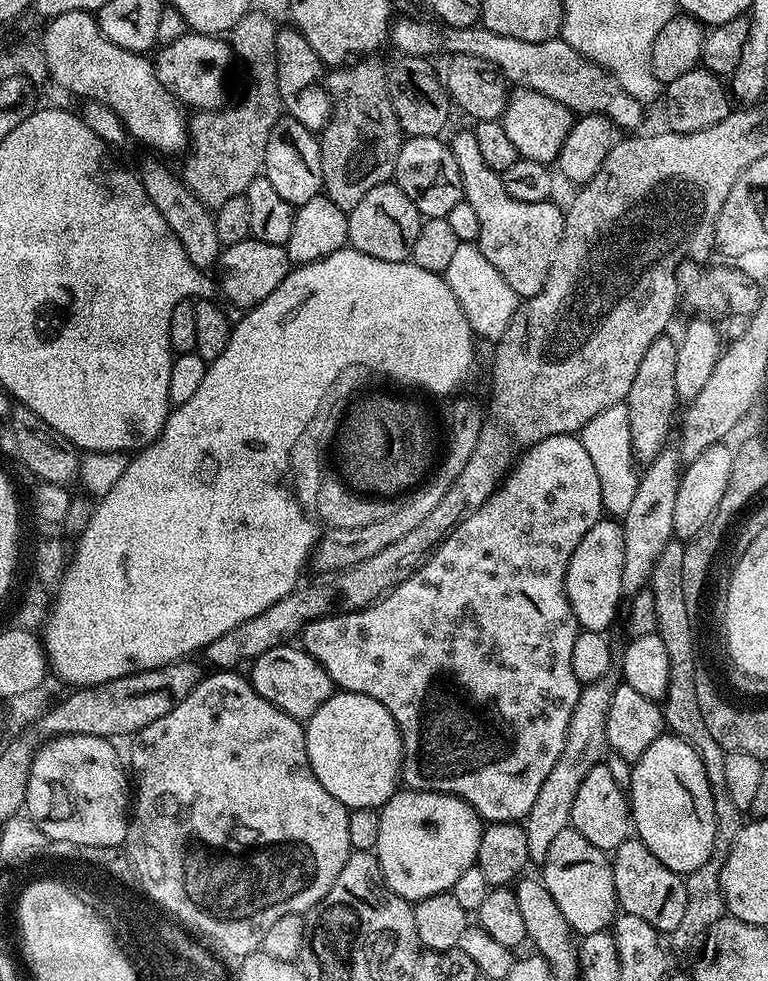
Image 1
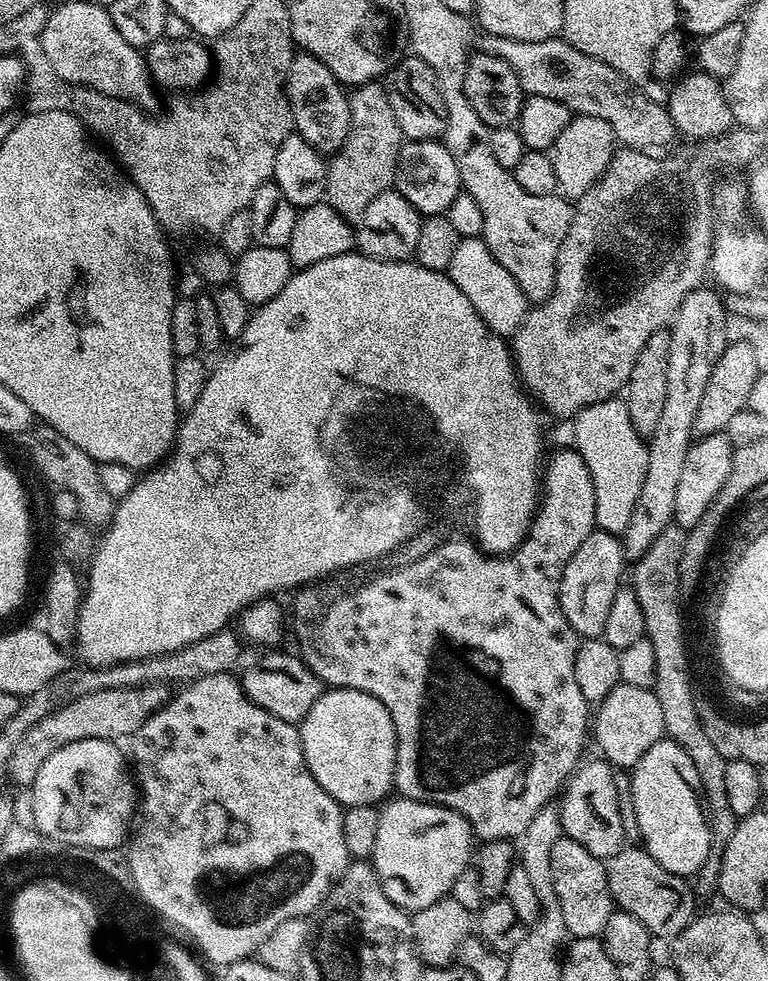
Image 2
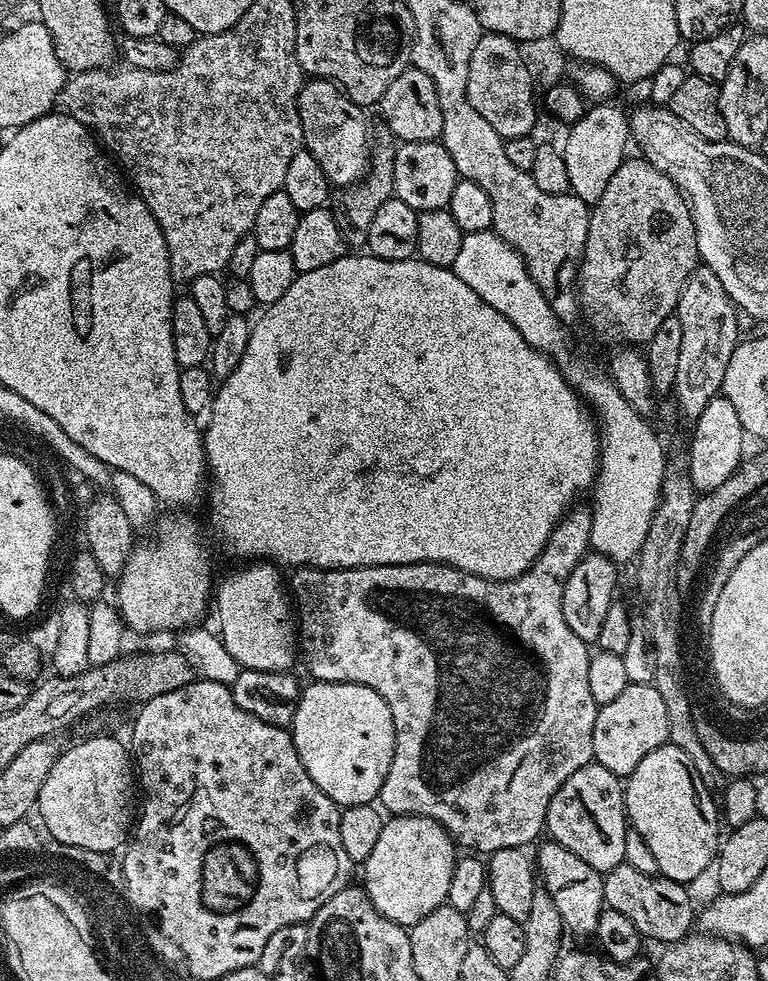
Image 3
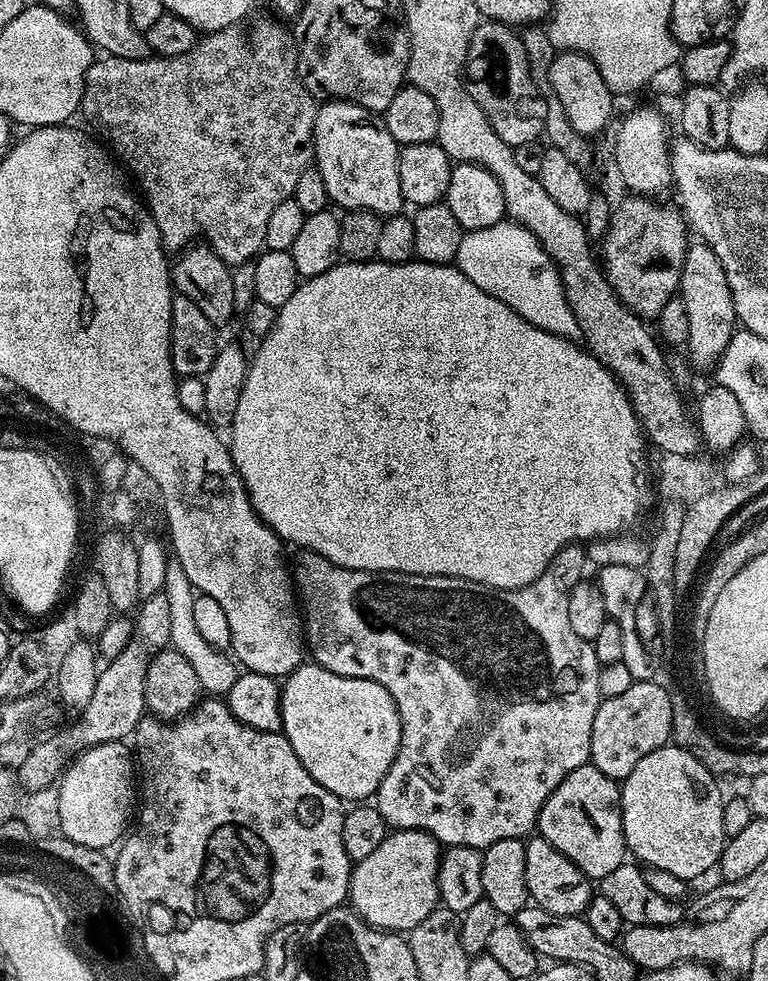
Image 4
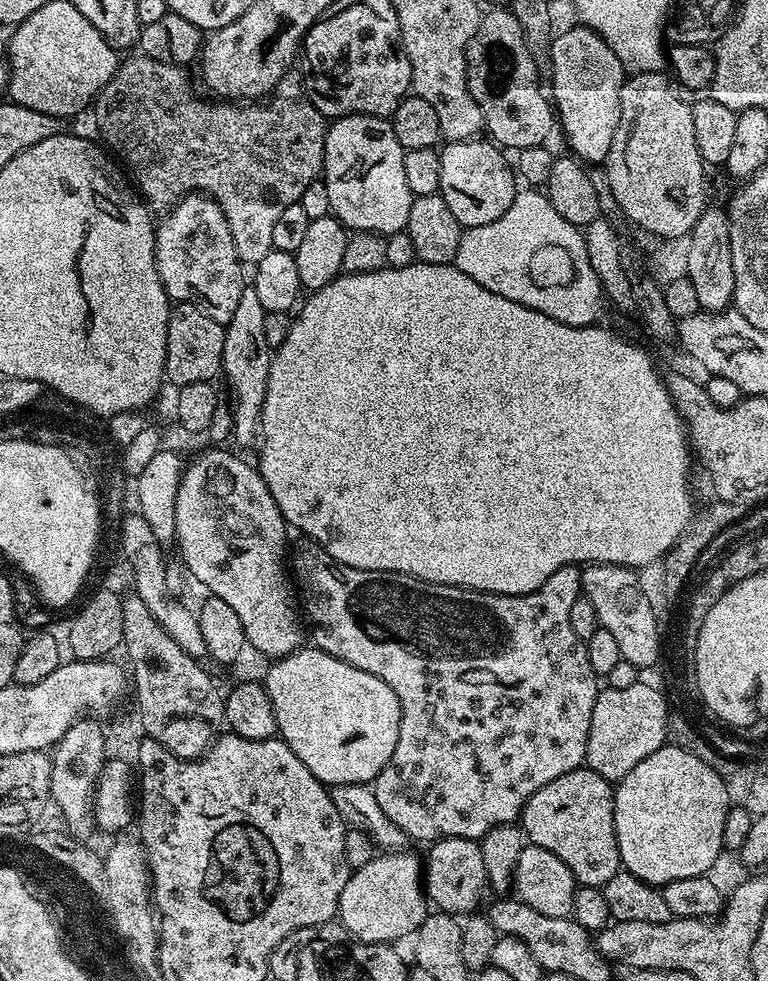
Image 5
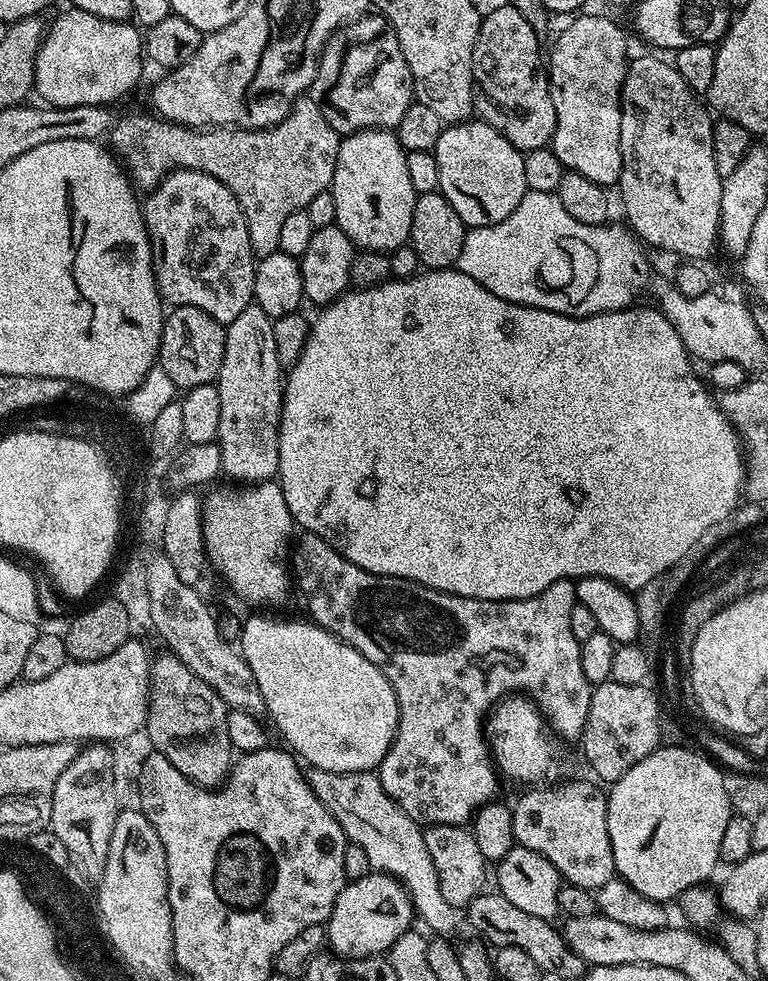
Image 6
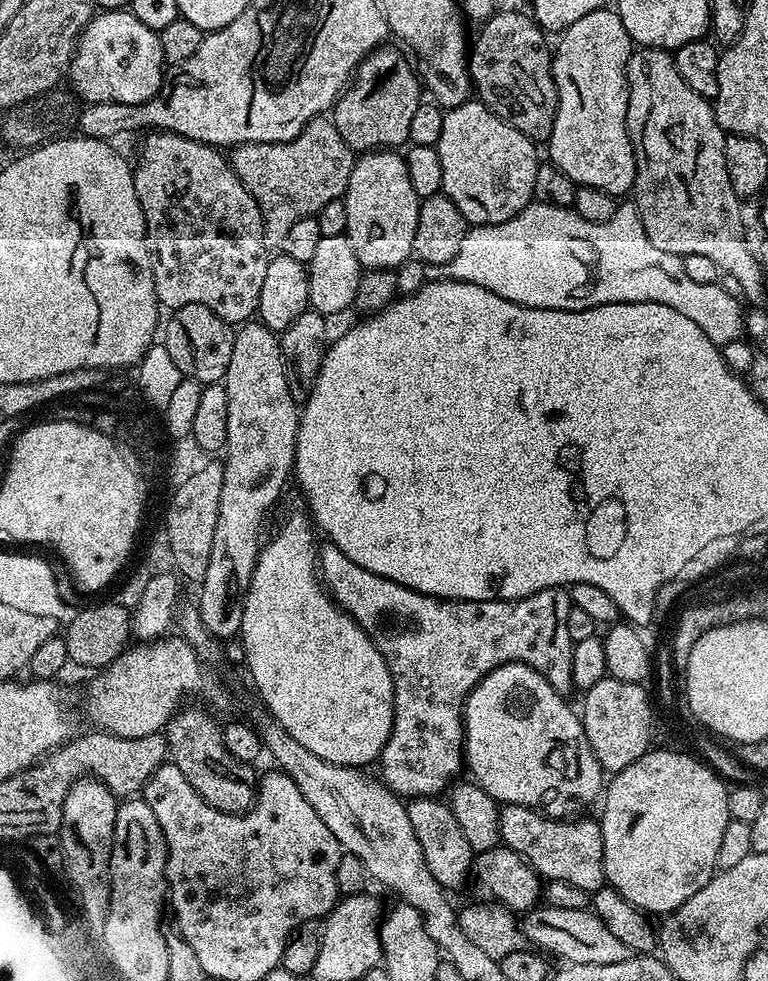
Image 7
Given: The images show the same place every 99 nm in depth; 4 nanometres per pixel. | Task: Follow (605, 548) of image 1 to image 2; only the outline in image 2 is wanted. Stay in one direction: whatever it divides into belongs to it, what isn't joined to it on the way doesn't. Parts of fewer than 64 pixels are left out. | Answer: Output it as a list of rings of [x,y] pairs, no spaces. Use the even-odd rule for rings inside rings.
[[[593,530],[578,550],[574,550],[574,558],[566,562],[566,570],[562,570],[560,579],[560,605],[566,622],[576,631],[580,638],[603,637],[606,617],[610,615],[610,605],[614,603],[614,594],[622,586],[626,576],[626,557],[621,537],[614,532]]]

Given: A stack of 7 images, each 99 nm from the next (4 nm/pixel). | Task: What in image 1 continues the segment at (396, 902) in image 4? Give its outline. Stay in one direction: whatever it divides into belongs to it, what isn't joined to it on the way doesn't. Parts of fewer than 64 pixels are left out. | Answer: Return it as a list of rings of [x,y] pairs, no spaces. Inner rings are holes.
[[[397,790],[379,809],[380,829],[376,857],[382,866],[384,880],[404,900],[415,902],[430,898],[430,894],[447,892],[458,882],[462,870],[473,867],[478,854],[478,842],[482,838],[485,825],[471,805],[461,796],[451,796],[445,792],[414,792]]]

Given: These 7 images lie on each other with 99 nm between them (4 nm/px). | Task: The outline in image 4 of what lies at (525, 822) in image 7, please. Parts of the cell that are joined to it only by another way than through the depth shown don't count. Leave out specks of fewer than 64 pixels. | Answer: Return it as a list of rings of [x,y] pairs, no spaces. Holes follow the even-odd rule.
[[[590,762],[570,770],[564,781],[546,798],[538,821],[539,835],[543,836],[554,850],[558,850],[589,880],[598,882],[606,878],[618,866],[626,863],[626,845],[622,810],[620,809],[621,785],[611,780],[602,770]]]

